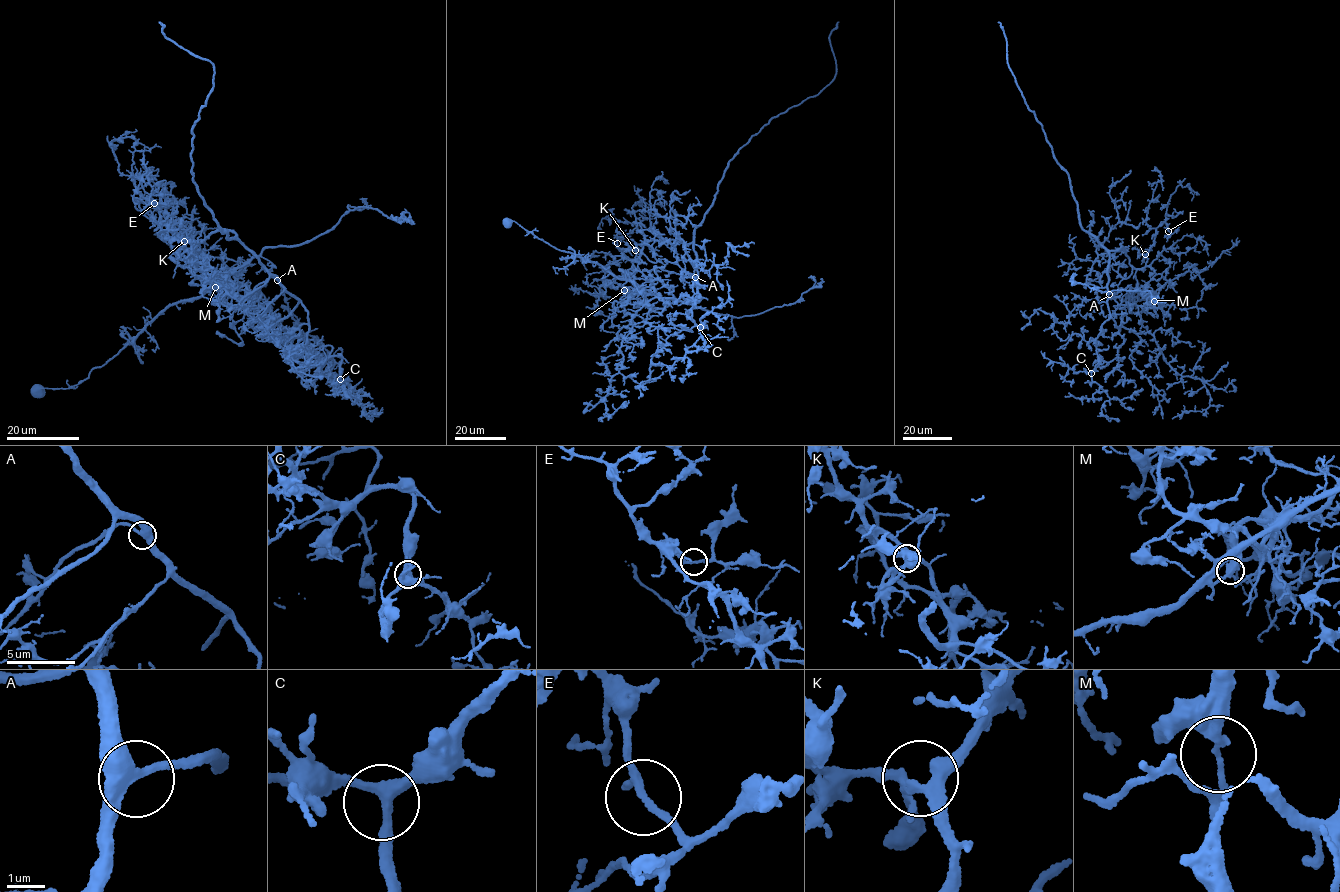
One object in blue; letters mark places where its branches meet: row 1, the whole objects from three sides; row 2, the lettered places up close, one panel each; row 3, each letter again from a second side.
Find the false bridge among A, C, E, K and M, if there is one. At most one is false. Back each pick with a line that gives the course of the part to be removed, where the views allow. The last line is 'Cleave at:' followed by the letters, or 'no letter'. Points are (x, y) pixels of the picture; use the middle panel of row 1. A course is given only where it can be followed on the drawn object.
M: course (624, 290), (629, 287), (639, 294), (743, 317), (791, 305), (819, 285), (821, 278)
Cleave at: M

